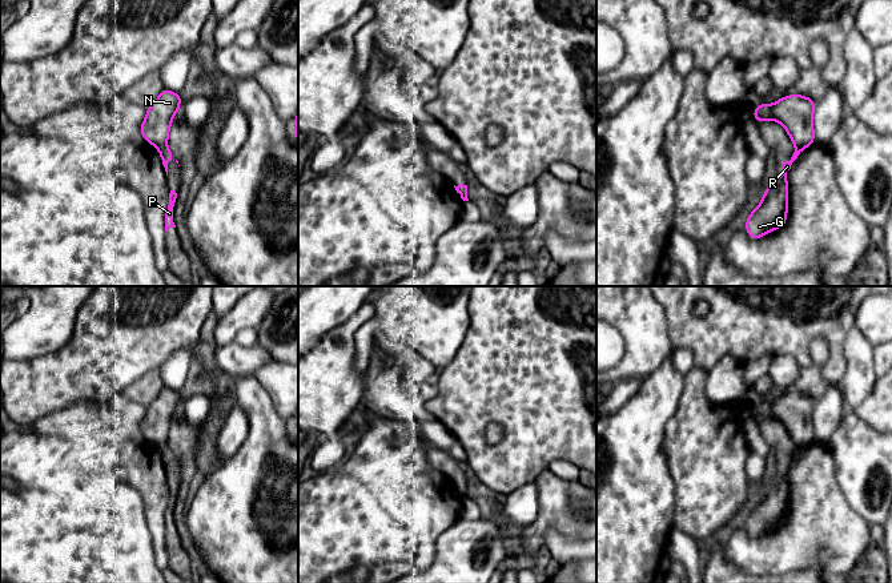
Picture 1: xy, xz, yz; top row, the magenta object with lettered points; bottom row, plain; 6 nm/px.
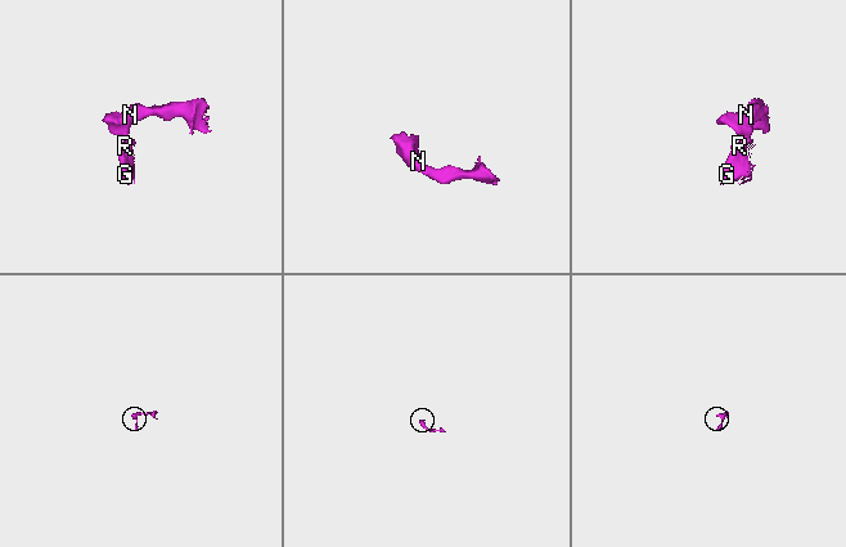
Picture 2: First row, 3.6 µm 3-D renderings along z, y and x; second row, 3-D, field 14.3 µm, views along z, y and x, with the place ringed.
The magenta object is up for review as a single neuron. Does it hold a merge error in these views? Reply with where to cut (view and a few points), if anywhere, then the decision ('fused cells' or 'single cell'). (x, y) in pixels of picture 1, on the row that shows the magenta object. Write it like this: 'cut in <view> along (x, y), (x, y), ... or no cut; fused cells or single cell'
cut in xy along (165, 144), (159, 149); fused cells

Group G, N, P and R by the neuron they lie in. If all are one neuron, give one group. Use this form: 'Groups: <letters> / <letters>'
Groups: G P R / N

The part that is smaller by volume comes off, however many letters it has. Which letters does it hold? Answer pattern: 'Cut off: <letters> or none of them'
Cut off: G, P, R

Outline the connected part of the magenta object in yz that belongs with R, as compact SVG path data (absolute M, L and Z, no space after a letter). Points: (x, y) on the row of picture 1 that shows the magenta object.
M795 146L791 160L783 162L783 173L764 190L762 202L747 217L746 230L752 240L759 240L771 230L785 225L788 209L787 174L800 153L801 149Z

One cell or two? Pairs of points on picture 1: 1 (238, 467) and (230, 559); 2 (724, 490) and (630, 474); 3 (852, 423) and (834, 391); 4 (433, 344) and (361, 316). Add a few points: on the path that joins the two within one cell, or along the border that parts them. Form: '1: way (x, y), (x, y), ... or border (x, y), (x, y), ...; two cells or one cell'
1: way (238, 490), (238, 537); one cell
2: border (663, 451), (674, 483), (675, 511); two cells
3: border (847, 409), (830, 438); two cells
4: border (372, 304), (374, 316); two cells

